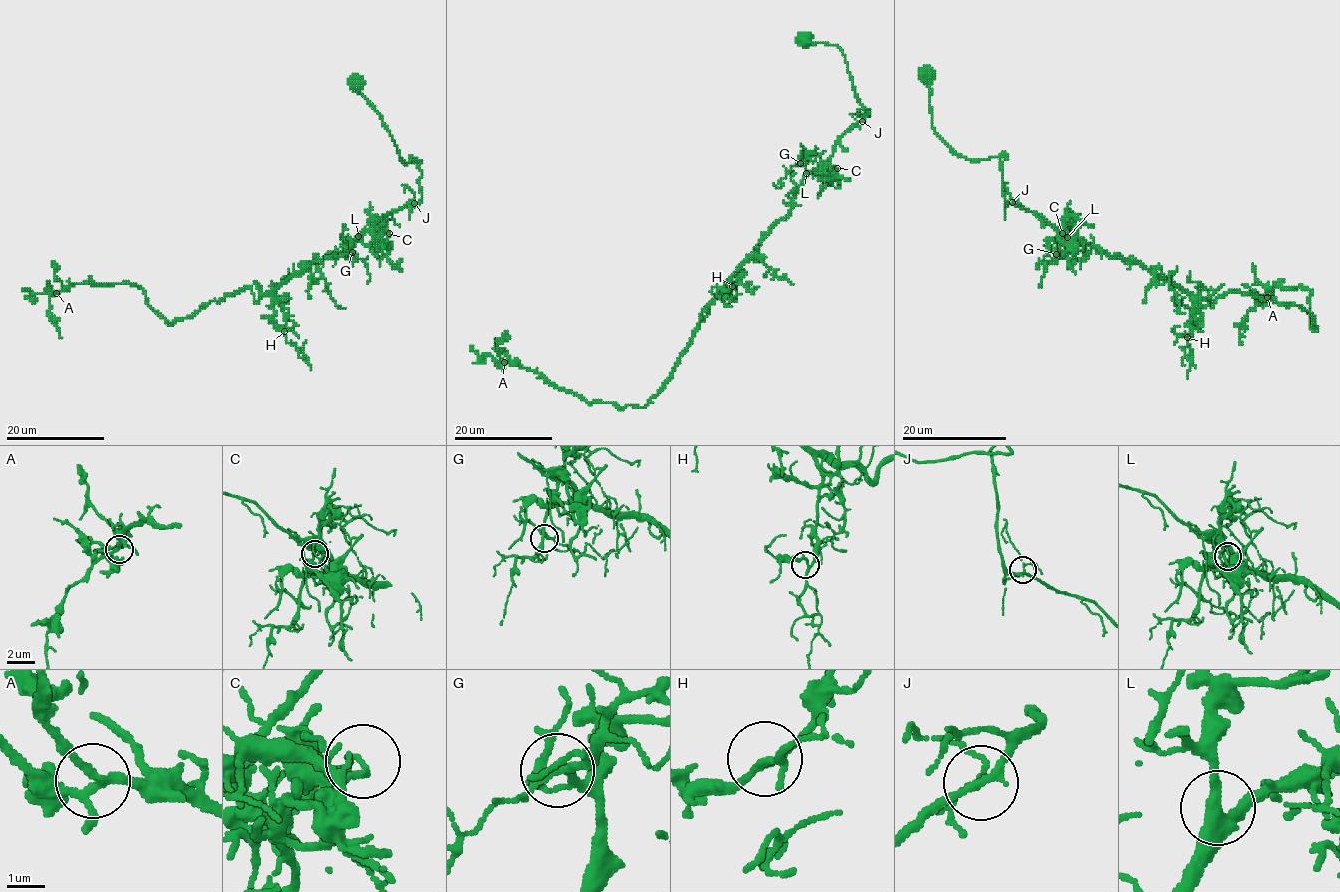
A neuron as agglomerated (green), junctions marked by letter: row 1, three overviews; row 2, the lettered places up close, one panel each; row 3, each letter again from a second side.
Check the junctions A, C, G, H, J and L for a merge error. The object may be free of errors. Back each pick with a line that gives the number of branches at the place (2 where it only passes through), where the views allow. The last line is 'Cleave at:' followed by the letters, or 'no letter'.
C: 3 branches meet
Cleave at: C

